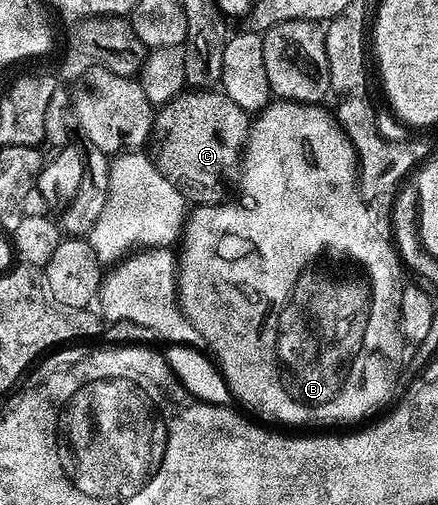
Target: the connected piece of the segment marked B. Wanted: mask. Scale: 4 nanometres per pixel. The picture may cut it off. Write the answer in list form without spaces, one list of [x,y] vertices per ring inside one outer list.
[[[276,100],[258,114],[258,117],[250,122],[247,147],[241,154],[243,205],[220,203],[192,208],[183,228],[183,250],[177,253],[179,306],[183,308],[189,323],[193,323],[197,335],[201,335],[203,345],[215,352],[213,361],[223,374],[232,398],[236,402],[239,400],[248,414],[256,413],[251,415],[256,418],[264,417],[267,421],[280,421],[283,425],[343,425],[346,421],[362,422],[372,416],[370,413],[378,405],[386,406],[392,400],[391,392],[395,389],[399,368],[405,365],[405,342],[399,331],[397,296],[401,280],[399,281],[395,274],[401,269],[401,261],[386,236],[383,238],[379,233],[366,233],[363,230],[363,217],[359,214],[363,205],[355,195],[357,175],[354,171],[352,146],[332,120],[329,121],[322,109],[319,105],[300,105],[298,102]]]

